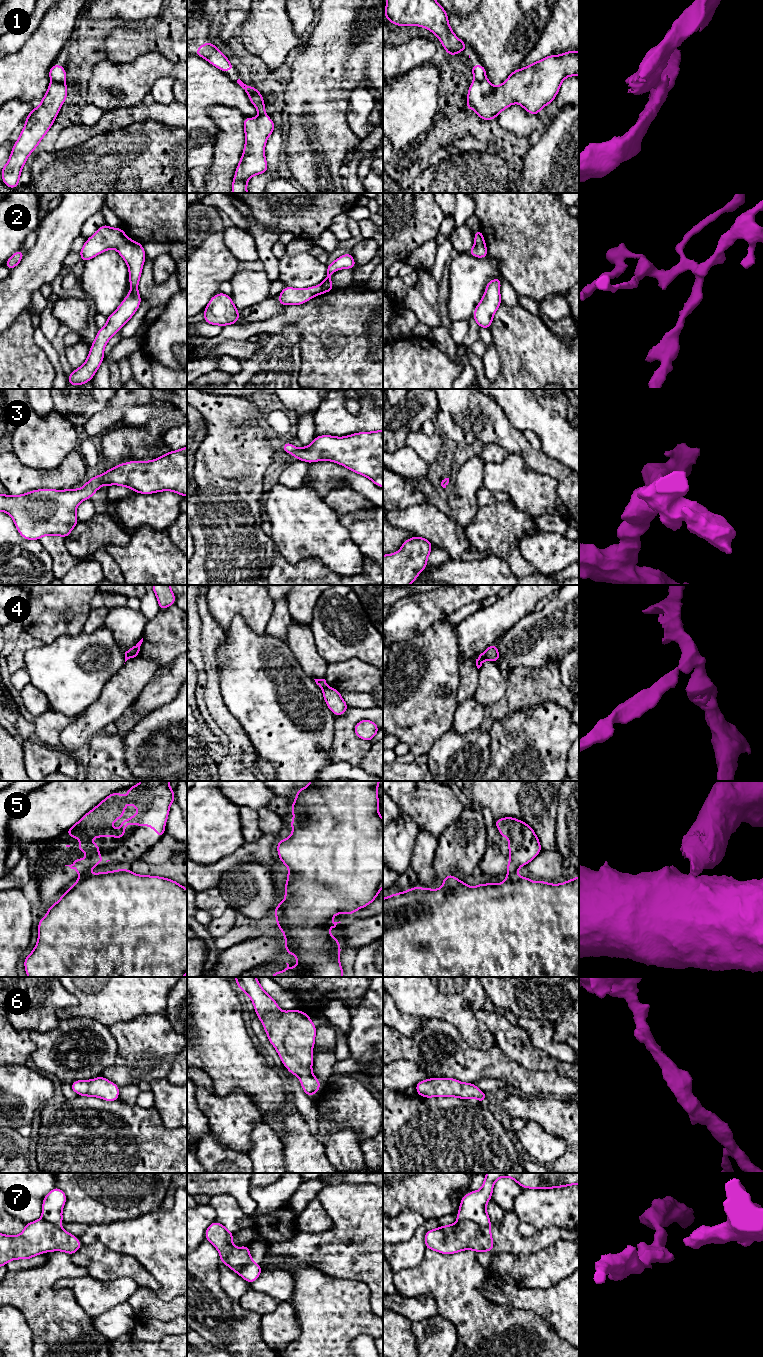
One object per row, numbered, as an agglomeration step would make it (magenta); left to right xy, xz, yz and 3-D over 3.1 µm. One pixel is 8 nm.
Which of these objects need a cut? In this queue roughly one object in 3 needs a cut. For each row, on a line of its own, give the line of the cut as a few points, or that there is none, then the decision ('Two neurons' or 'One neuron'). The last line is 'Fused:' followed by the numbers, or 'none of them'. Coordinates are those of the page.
1: Split along xy (51, 80), (64, 82). Two neurons
2: No split. One neuron
3: No split. One neuron
4: Split along yz (483, 653), (486, 658). Two neurons
5: Split along yz (516, 875), (507, 877). Two neurons
6: No split. One neuron
7: Split along yz (459, 1220), (471, 1220), (480, 1225), (489, 1226). Two neurons
Fused: 1, 4, 5, 7

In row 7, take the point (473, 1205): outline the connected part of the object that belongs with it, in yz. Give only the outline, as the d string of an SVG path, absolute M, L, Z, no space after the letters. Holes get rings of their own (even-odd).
M487 1173L482 1188L467 1193L461 1199L457 1219L469 1220L483 1227L490 1226L486 1205L492 1198L494 1183L501 1177L512 1178L521 1188L531 1189L551 1189L579 1184L579 1173Z

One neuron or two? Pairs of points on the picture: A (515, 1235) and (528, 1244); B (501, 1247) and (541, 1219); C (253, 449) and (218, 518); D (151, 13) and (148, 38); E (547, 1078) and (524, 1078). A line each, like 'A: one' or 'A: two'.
A: one
B: two
C: one
D: two
E: one

